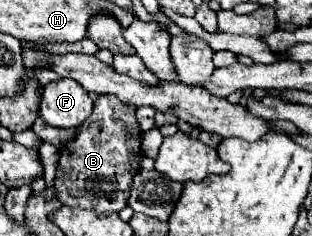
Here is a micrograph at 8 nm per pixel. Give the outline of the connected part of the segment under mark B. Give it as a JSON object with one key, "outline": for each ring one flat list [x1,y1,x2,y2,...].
{"outline":[[111,94,97,98,91,118,87,118,87,122,77,128,77,136,61,148,55,188,65,206,91,208,101,214,119,212,127,206,131,180,141,162,141,128,135,110,135,106,127,106]]}

